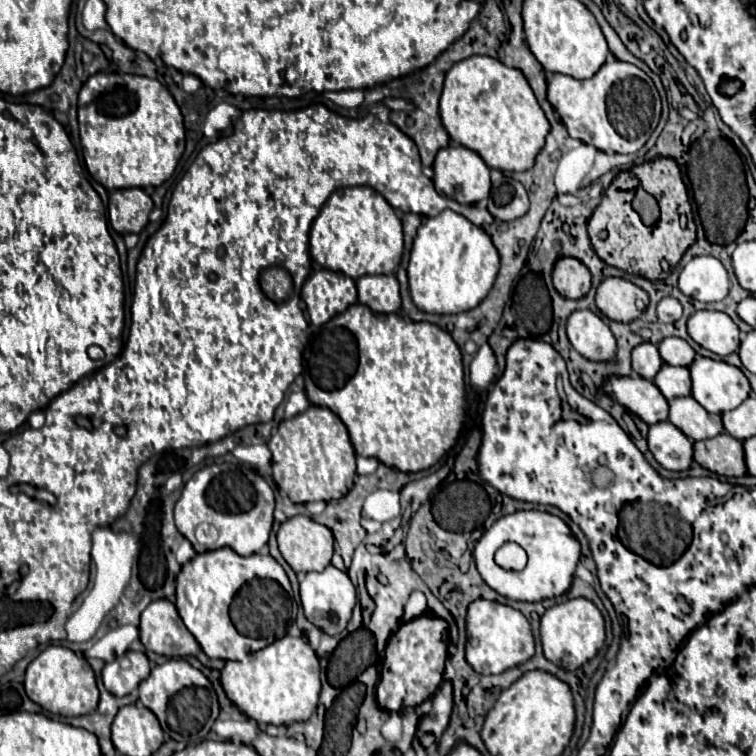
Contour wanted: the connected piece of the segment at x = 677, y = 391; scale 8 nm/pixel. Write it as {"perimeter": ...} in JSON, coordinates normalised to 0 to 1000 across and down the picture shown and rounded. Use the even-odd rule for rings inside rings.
{"perimeter":[[[877,481],[874,489],[866,495],[864,508],[874,516],[874,521],[882,529],[890,529],[896,524],[911,524],[914,521],[914,503],[911,489],[903,484],[888,484]]]}

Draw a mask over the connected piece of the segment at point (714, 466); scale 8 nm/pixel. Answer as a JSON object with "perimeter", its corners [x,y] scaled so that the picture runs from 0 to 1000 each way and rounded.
{"perimeter":[[[951,574],[940,582],[919,585],[917,606],[935,622],[954,630],[983,630],[985,603],[983,587],[964,574]]]}

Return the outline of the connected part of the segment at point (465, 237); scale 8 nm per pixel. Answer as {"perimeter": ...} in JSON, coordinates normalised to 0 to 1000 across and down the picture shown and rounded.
{"perimeter":[[[586,278],[583,283],[560,291],[546,320],[538,354],[546,402],[567,415],[607,415],[626,410],[647,389],[660,352],[663,339],[649,312],[615,286],[599,278]]]}

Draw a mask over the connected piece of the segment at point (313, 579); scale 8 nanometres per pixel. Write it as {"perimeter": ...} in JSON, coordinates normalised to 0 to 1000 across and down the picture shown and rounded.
{"perimeter":[[[438,746],[427,757],[406,757],[403,767],[398,770],[396,786],[398,786],[398,799],[401,799],[406,820],[414,823],[419,831],[425,831],[427,836],[433,836],[438,841],[456,833],[456,828],[459,828],[462,817],[464,817],[464,807],[467,807],[467,802],[472,796],[470,775],[462,767],[459,757],[446,754]]]}

